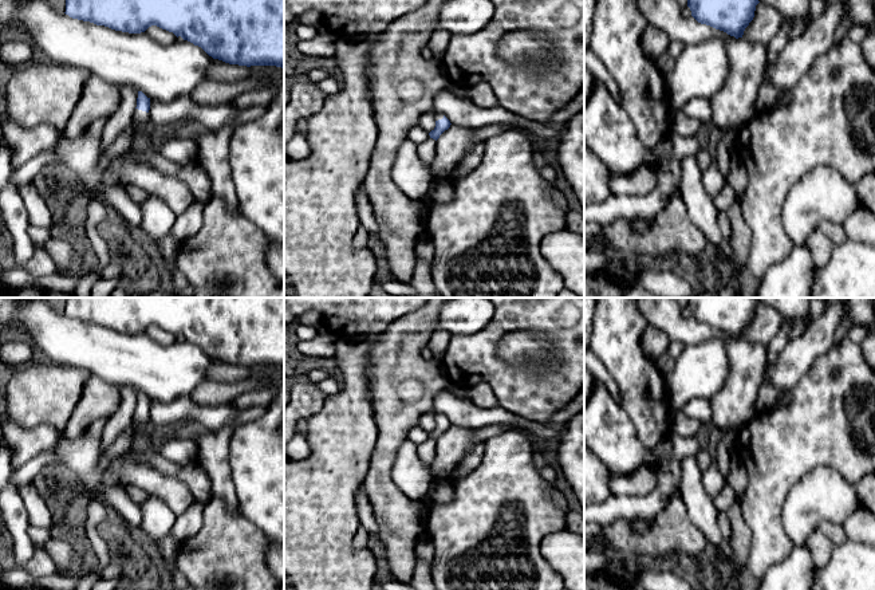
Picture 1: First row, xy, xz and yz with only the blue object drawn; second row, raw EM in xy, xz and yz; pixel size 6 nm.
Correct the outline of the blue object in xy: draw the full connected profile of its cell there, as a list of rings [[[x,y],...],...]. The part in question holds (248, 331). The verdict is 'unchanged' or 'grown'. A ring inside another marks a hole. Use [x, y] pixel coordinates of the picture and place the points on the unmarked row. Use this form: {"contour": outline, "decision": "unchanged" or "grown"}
{"contour": [[[67,298],[64,314],[129,334],[157,326],[201,347],[213,359],[284,369],[284,298]]], "decision": "unchanged"}

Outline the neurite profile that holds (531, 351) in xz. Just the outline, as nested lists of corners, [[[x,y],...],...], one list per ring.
[[[509,333],[498,342],[497,355],[508,365],[524,369],[528,375],[548,377],[561,366],[549,354],[548,337],[529,333]]]

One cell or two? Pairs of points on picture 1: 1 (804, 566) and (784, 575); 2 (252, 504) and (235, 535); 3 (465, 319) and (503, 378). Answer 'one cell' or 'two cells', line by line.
1: one cell
2: two cells
3: two cells

